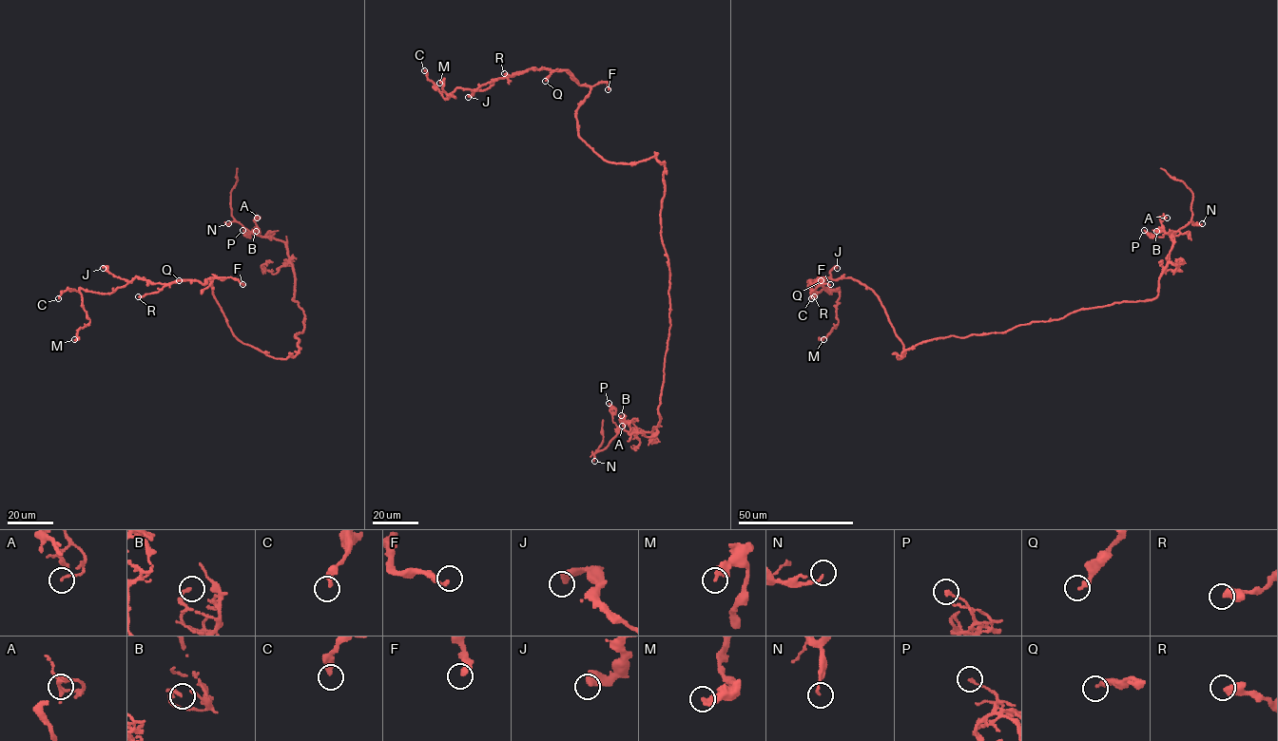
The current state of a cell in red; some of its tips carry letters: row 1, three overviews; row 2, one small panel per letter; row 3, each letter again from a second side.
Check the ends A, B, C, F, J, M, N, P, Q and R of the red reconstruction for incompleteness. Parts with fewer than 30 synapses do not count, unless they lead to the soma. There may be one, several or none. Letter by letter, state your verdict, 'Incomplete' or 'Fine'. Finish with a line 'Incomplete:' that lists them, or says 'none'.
A: Fine
B: Fine
C: Fine
F: Fine
J: Fine
M: Fine
N: Fine
P: Fine
Q: Fine
R: Fine
Incomplete: none

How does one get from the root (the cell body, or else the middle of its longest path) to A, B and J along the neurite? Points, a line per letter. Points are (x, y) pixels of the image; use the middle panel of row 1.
A: (664, 177), (661, 237), (669, 272), (670, 328), (660, 421), (650, 431), (627, 431), (621, 418), (622, 426)
B: (664, 177), (661, 237), (669, 272), (670, 328), (658, 408), (660, 421), (650, 431), (627, 431), (621, 415)
J: (664, 177), (654, 157), (609, 162), (579, 136), (576, 112), (590, 87), (566, 70), (527, 69), (468, 97)

